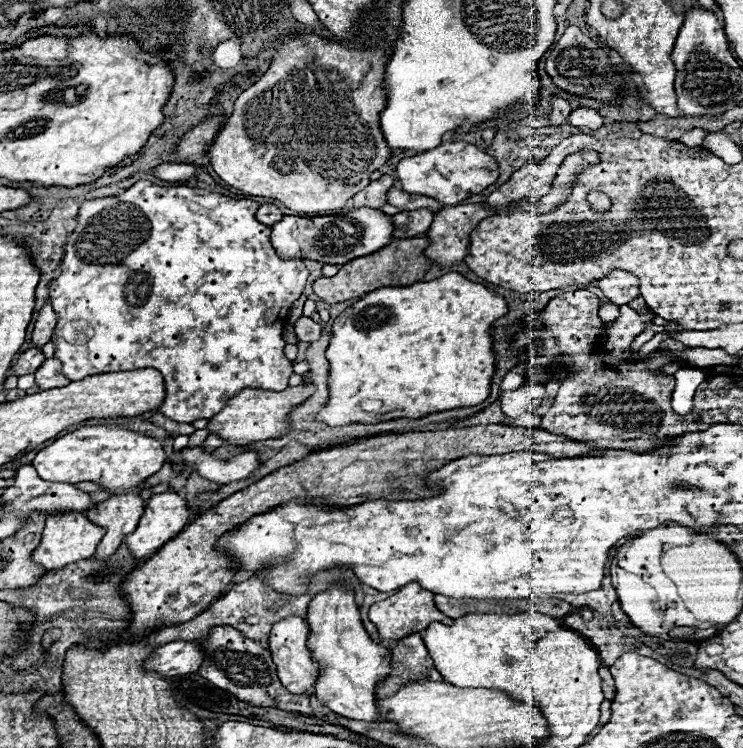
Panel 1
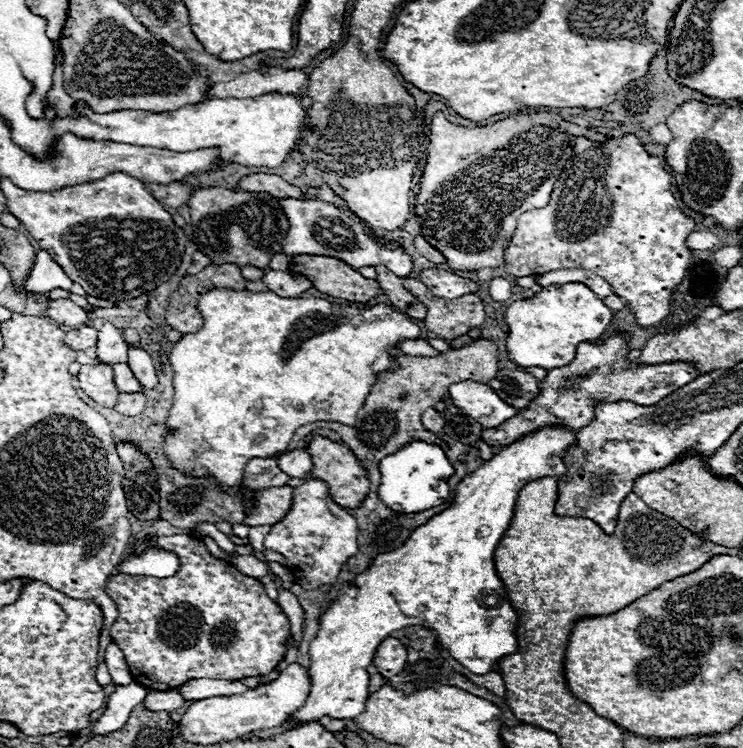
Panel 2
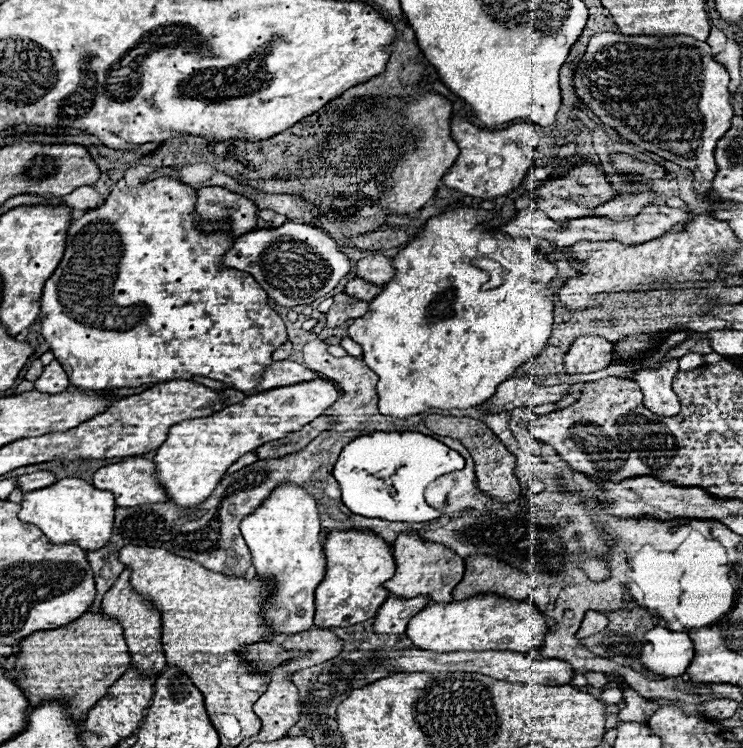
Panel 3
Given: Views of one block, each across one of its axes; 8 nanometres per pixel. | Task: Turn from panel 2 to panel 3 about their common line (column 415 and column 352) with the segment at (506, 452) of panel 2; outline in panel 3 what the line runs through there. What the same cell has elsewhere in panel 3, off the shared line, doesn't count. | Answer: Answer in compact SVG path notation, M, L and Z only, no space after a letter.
M332 532L332 536L328 536L324 542L324 554L326 554L326 580L322 580L320 586L316 588L314 624L318 628L332 626L348 628L374 618L382 602L390 596L390 592L382 586L384 580L388 580L394 574L394 556L390 546L372 532Z

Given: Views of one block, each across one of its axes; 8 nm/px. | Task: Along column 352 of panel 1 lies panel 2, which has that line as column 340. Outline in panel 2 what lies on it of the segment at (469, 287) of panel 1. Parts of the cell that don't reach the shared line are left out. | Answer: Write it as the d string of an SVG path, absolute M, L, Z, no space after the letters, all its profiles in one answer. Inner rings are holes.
M210 290L208 294L204 294L198 300L198 308L200 308L200 314L204 316L204 326L194 334L184 334L182 340L174 344L172 354L170 354L170 364L172 364L172 370L174 370L174 406L170 408L168 426L174 428L174 432L166 438L164 450L166 450L168 458L172 460L172 464L180 472L192 472L194 476L212 474L212 476L216 476L218 482L222 482L226 486L240 486L242 490L244 490L244 486L242 486L244 464L250 458L272 458L274 454L286 450L288 442L292 440L294 432L300 426L310 424L310 422L320 422L320 420L340 422L340 424L352 426L356 422L358 410L364 406L366 396L370 394L372 386L376 384L378 374L382 370L398 368L396 360L392 360L394 356L390 354L390 350L398 350L398 342L402 342L402 340L418 340L420 338L420 326L414 324L410 316L406 316L400 310L394 310L388 304L374 304L370 308L350 308L350 306L342 306L342 304L330 304L328 300L322 300L322 298L282 298L274 292ZM300 392L304 394L302 398L298 398ZM322 400L330 402L328 410L316 410L316 404L322 402Z

